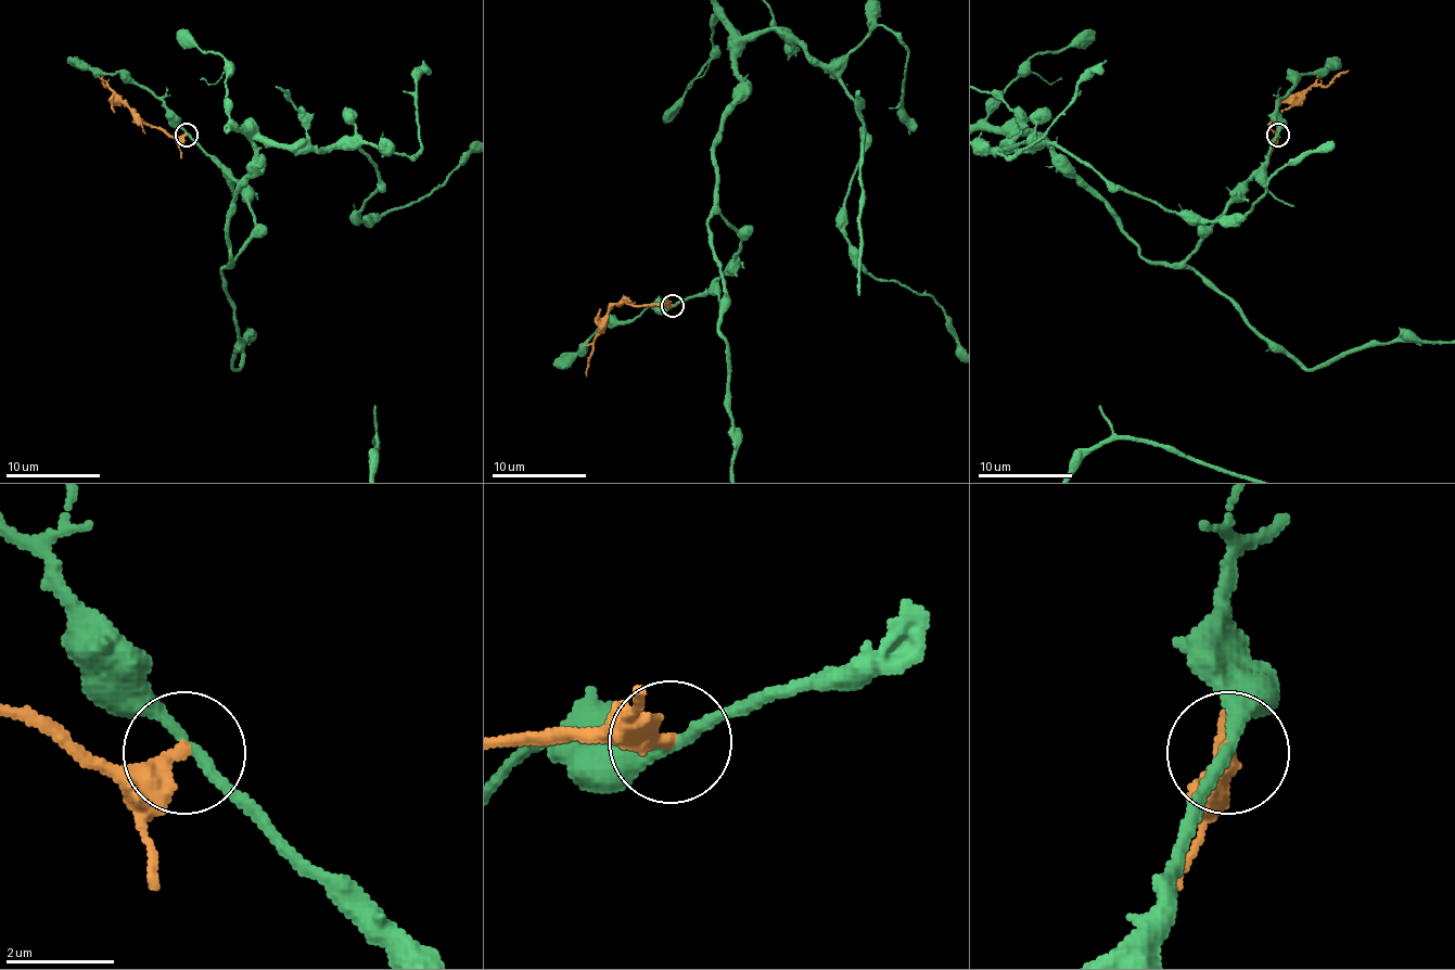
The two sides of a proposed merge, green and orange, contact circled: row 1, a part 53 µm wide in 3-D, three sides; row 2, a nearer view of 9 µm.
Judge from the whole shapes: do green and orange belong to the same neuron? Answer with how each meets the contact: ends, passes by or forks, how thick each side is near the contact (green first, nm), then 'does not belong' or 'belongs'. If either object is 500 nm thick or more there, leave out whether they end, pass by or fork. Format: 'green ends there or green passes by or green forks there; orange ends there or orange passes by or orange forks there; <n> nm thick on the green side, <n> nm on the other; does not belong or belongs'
green passes by; orange ends there; 220 nm thick on the green side, 400 nm on the other; does not belong

